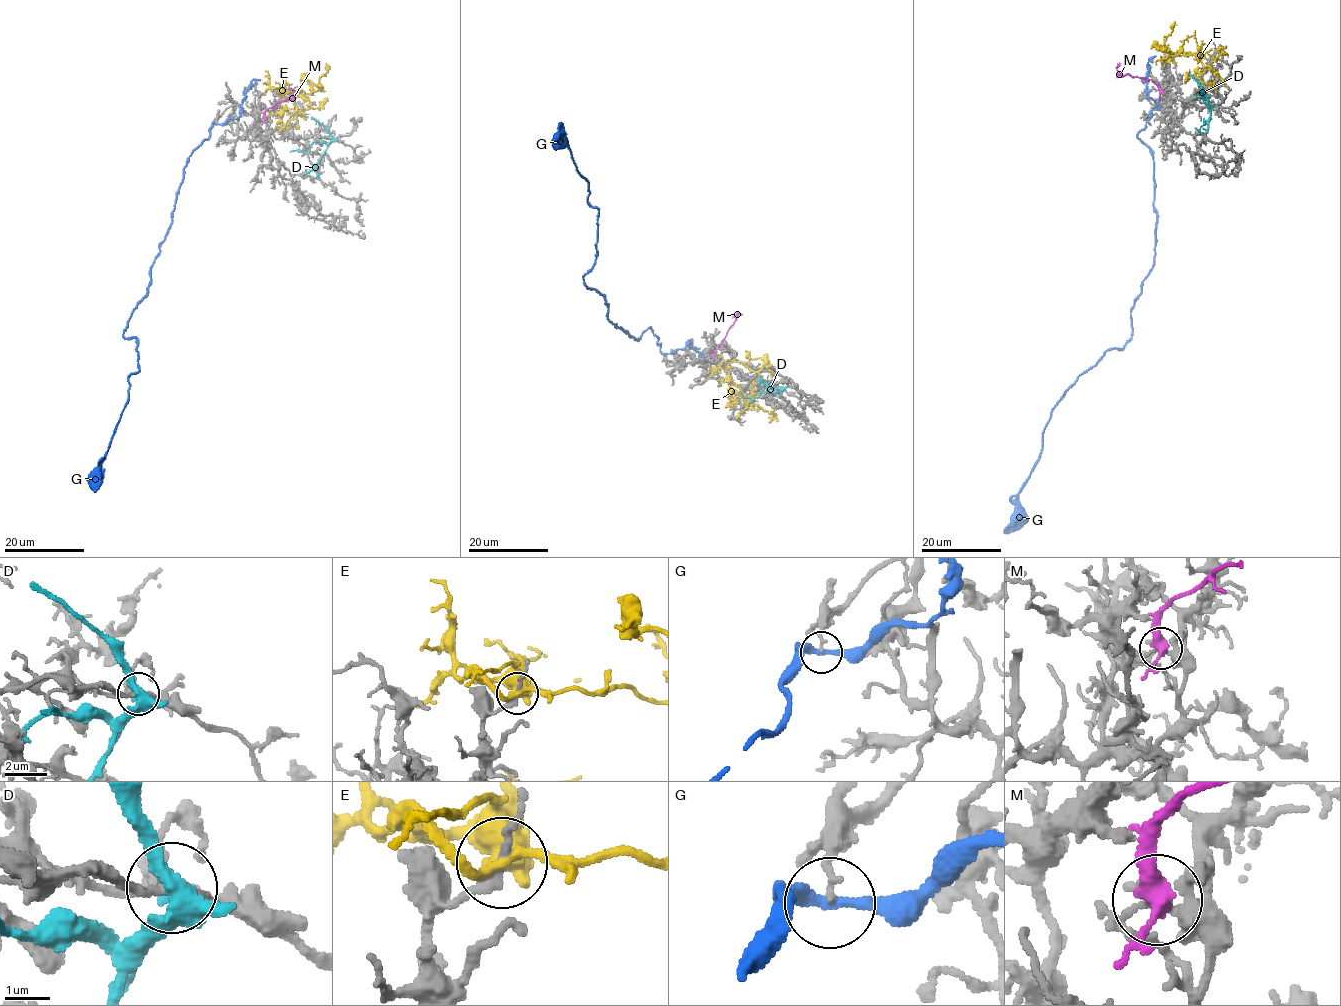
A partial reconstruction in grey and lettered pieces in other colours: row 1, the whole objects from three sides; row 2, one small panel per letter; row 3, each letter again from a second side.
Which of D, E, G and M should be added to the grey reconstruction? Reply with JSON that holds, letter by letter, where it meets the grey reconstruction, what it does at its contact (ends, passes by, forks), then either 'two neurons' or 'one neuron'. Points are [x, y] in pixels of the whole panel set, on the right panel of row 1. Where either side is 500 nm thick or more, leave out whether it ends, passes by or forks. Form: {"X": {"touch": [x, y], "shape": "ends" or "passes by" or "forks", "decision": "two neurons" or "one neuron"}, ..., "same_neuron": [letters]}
{"D": {"touch": [1202, 90], "shape": "forks", "decision": "two neurons"}, "E": {"touch": [1164, 62], "shape": "passes by", "decision": "two neurons"}, "G": {"touch": [1159, 108], "shape": "passes by", "decision": "one neuron"}, "M": {"touch": [1162, 92], "shape": "passes by", "decision": "two neurons"}, "same_neuron": ["G"]}

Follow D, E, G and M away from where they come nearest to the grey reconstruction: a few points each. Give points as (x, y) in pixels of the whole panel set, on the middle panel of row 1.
D: (783, 388), (774, 393), (761, 379), (758, 383)
E: (727, 362), (722, 361), (727, 364), (729, 381), (746, 397), (732, 390), (731, 406), (725, 405)
G: (665, 354), (649, 327), (635, 339), (611, 322), (605, 297), (587, 286), (598, 210), (559, 122)
M: (713, 355), (738, 313), (732, 318)

